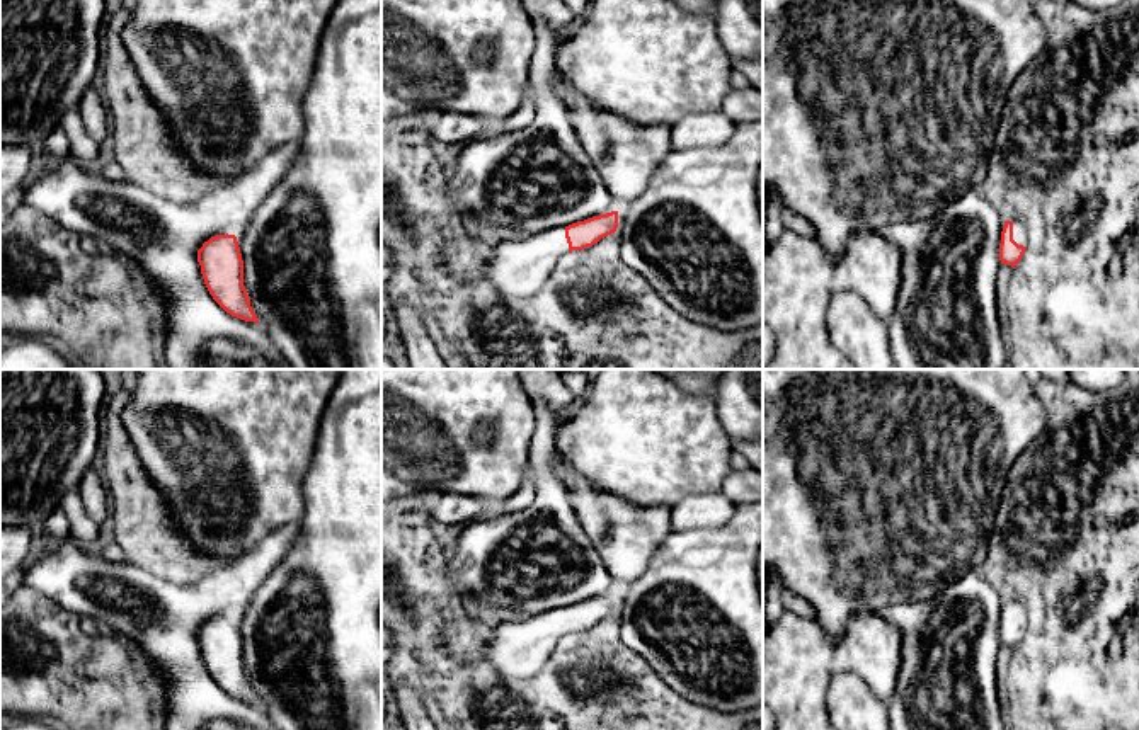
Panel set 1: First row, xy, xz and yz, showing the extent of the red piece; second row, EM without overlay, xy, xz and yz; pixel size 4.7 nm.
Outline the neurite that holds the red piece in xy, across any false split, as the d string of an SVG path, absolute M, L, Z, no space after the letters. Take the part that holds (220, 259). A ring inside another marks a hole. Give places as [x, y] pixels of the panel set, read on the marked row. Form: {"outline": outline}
{"outline": "M211 237L197 250L197 262L213 299L232 317L259 323L243 286L243 260L237 237Z"}

